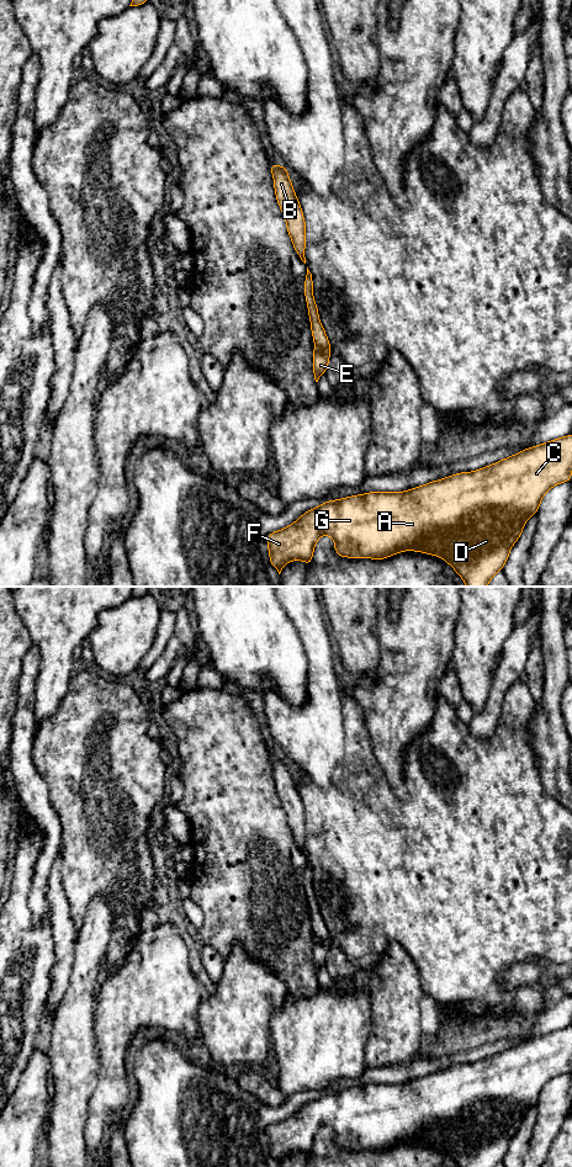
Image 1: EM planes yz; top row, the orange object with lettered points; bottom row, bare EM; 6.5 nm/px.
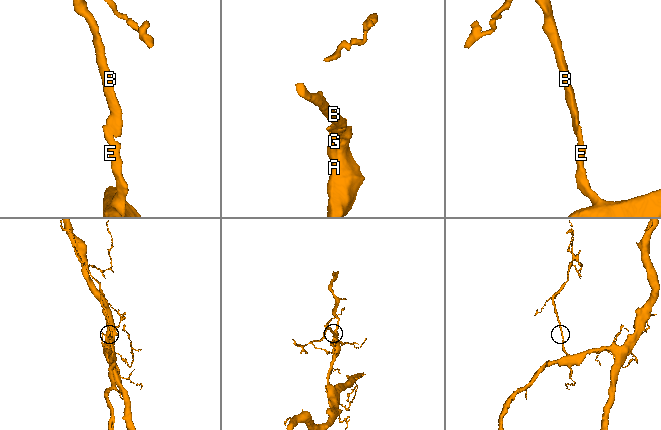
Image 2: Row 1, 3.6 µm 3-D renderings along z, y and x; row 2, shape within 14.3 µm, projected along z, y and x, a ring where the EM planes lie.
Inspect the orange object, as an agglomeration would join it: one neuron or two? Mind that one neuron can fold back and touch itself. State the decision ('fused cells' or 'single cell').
single cell

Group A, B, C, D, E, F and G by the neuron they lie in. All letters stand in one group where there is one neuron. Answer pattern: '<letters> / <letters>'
A B C D E F G

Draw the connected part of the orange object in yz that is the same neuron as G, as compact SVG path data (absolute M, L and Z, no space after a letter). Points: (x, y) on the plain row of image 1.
M572 1025L555 1030L552 1033L536 1036L533 1039L529 1039L526 1041L523 1041L510 1049L503 1050L491 1057L480 1060L473 1063L462 1063L462 1065L455 1065L450 1068L438 1071L427 1076L423 1076L420 1078L412 1080L406 1083L370 1083L366 1086L359 1086L353 1087L348 1089L341 1089L338 1092L328 1092L323 1094L322 1097L309 1100L306 1103L302 1108L300 1108L295 1114L292 1114L290 1118L271 1124L266 1129L266 1135L269 1139L269 1147L270 1147L270 1155L272 1158L275 1158L281 1165L284 1157L290 1152L298 1152L302 1151L307 1157L311 1156L312 1149L313 1149L313 1141L318 1132L318 1130L322 1126L329 1126L335 1136L334 1141L338 1147L340 1149L359 1149L359 1150L374 1150L374 1151L383 1151L387 1149L391 1149L396 1145L404 1144L408 1141L412 1141L414 1144L424 1144L427 1146L434 1146L436 1149L441 1149L445 1153L447 1153L459 1167L496 1167L499 1162L503 1161L508 1149L509 1142L513 1139L513 1136L518 1132L518 1130L521 1126L521 1123L524 1120L525 1114L528 1110L536 1105L540 1098L540 1094L542 1092L542 1088L547 1082L550 1082L554 1077L570 1073L572 1070Z

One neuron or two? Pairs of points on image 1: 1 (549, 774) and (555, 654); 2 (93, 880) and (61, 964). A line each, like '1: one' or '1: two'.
1: one
2: two

